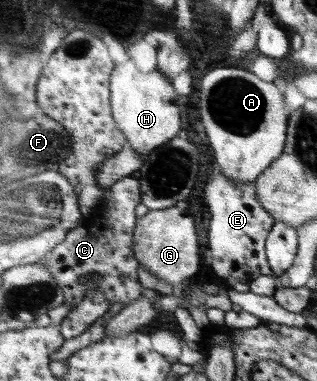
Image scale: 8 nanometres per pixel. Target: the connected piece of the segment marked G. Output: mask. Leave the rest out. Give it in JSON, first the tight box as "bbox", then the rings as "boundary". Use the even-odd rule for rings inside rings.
{"bbox":[134,206,200,285],"boundary":[[[177,206],[149,210],[134,229],[134,256],[152,275],[170,285],[192,277],[200,269],[200,243],[193,213]]]}

